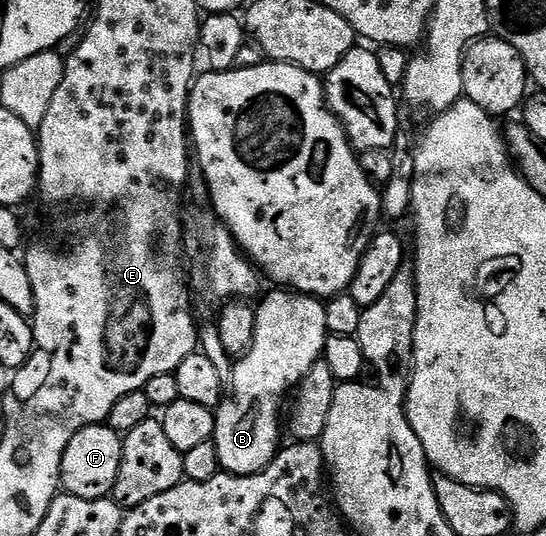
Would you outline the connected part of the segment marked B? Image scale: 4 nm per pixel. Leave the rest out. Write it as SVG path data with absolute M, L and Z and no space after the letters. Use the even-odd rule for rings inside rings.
M272 289L272 292L266 295L259 300L261 303L255 304L254 339L250 349L245 355L239 356L232 365L230 384L232 403L221 402L214 411L216 416L214 442L218 449L218 461L221 468L229 475L256 475L272 464L272 458L282 447L282 442L280 443L280 427L282 431L280 402L283 401L284 394L286 394L286 399L290 389L300 386L306 373L310 373L312 366L321 359L329 336L326 329L326 309L321 300L310 295L301 295L291 289Z

